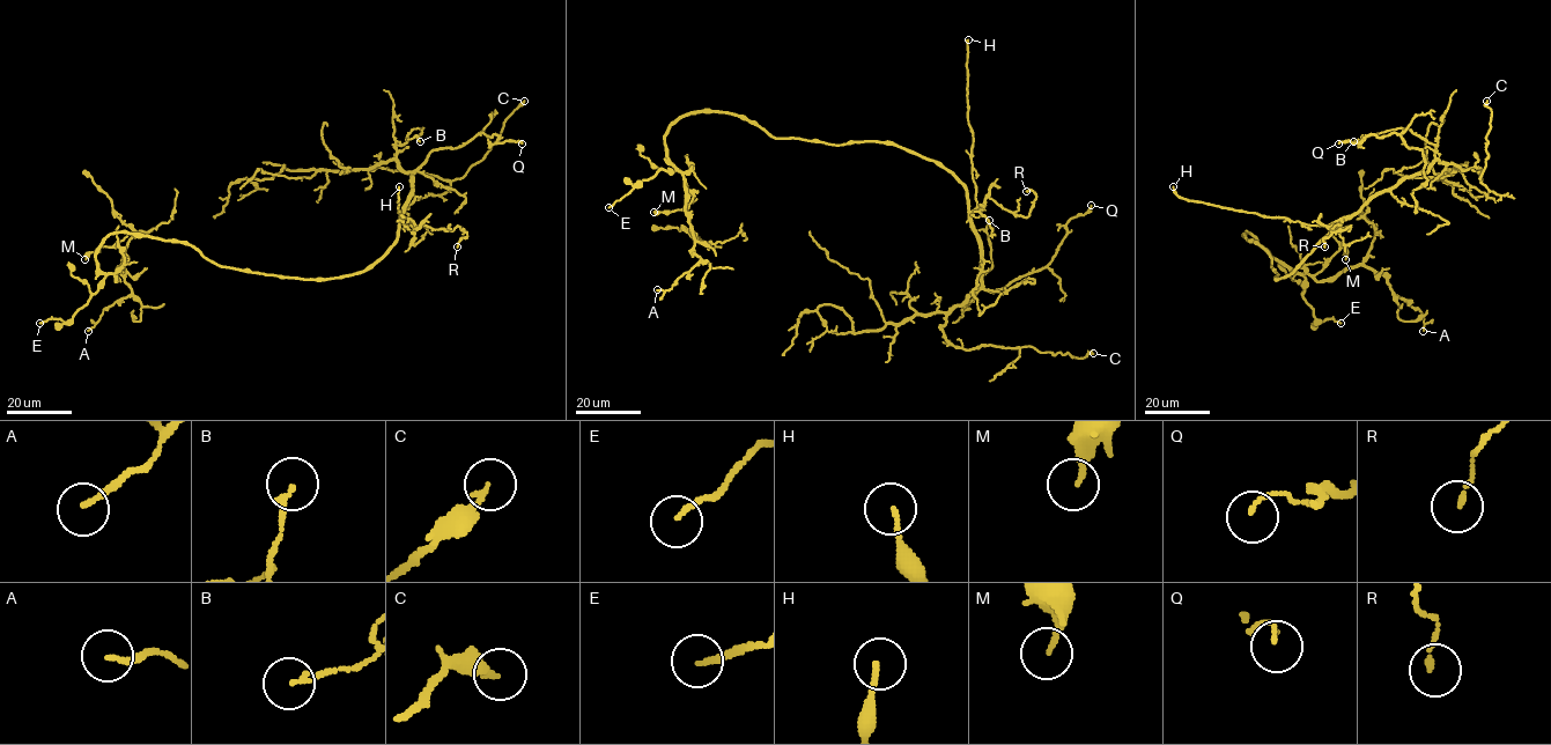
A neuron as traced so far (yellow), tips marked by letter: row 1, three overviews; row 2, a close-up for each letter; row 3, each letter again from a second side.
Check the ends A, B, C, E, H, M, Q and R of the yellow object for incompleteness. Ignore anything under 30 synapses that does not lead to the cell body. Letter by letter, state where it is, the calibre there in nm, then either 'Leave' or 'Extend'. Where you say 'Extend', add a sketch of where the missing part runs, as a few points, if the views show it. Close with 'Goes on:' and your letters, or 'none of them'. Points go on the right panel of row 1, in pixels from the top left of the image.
A: Place: (1423, 331). Thickness 150 nm. Leave
B: Place: (1353, 141). Thickness 150 nm. Leave
C: Place: (1486, 101). Thickness 120 nm. Leave
E: Place: (1341, 323). Thickness 160 nm. Leave
H: Place: (1173, 186). Thickness 130 nm. Extend. Course of what is missing: (1173, 186), (1171, 179), (1156, 182), (1147, 172)
M: Place: (1345, 259). Thickness 140 nm. Leave
Q: Place: (1338, 144). Thickness 90 nm. Leave
R: Place: (1324, 246). Thickness 130 nm. Leave
Goes on: H

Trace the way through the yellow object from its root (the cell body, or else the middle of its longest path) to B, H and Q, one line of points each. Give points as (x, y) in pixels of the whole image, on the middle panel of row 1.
B: (895, 145), (939, 162), (966, 191), (980, 250), (980, 287), (966, 304), (991, 266), (989, 220)
H: (895, 145), (939, 162), (964, 185), (967, 207), (976, 207), (973, 132), (967, 117), (968, 39)
Q: (895, 145), (939, 162), (964, 185), (980, 250), (980, 284), (991, 292), (1043, 267), (1066, 223), (1091, 205)

